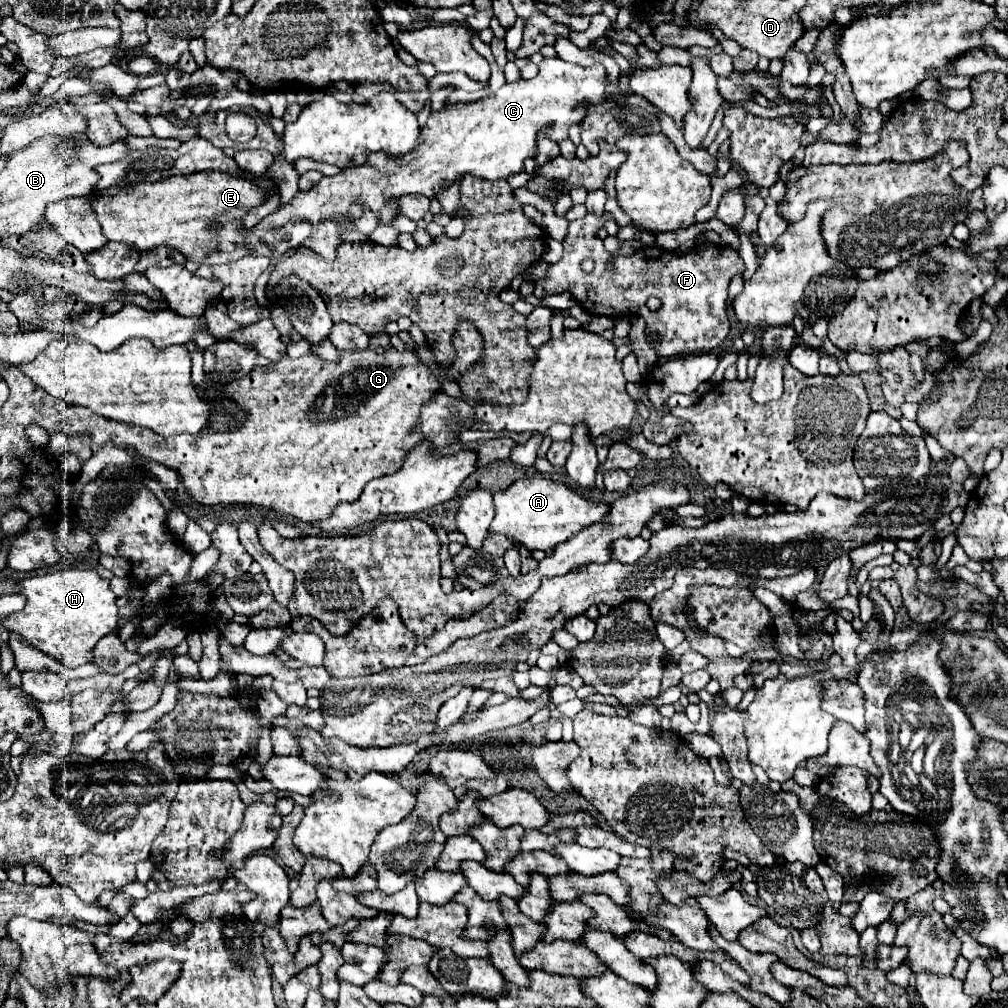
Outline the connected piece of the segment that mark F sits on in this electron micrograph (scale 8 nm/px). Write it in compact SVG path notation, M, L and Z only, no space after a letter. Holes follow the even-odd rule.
M588 213L585 217L569 224L564 239L564 257L560 263L550 265L548 277L536 283L534 295L542 293L572 293L572 297L588 311L598 315L620 317L630 313L638 317L670 317L670 331L664 335L664 343L658 343L660 357L686 355L686 353L708 353L718 349L730 333L730 321L726 317L728 285L734 275L744 271L744 261L732 247L716 245L708 241L696 243L688 253L672 253L662 247L640 247L632 255L614 255L614 271L606 271L604 263L608 251L596 233L603 226L603 218ZM708 253L708 255L706 255ZM712 253L712 255L710 255ZM584 259L594 259L596 267L592 273L582 271ZM654 295L662 301L658 311L650 311L646 299Z

